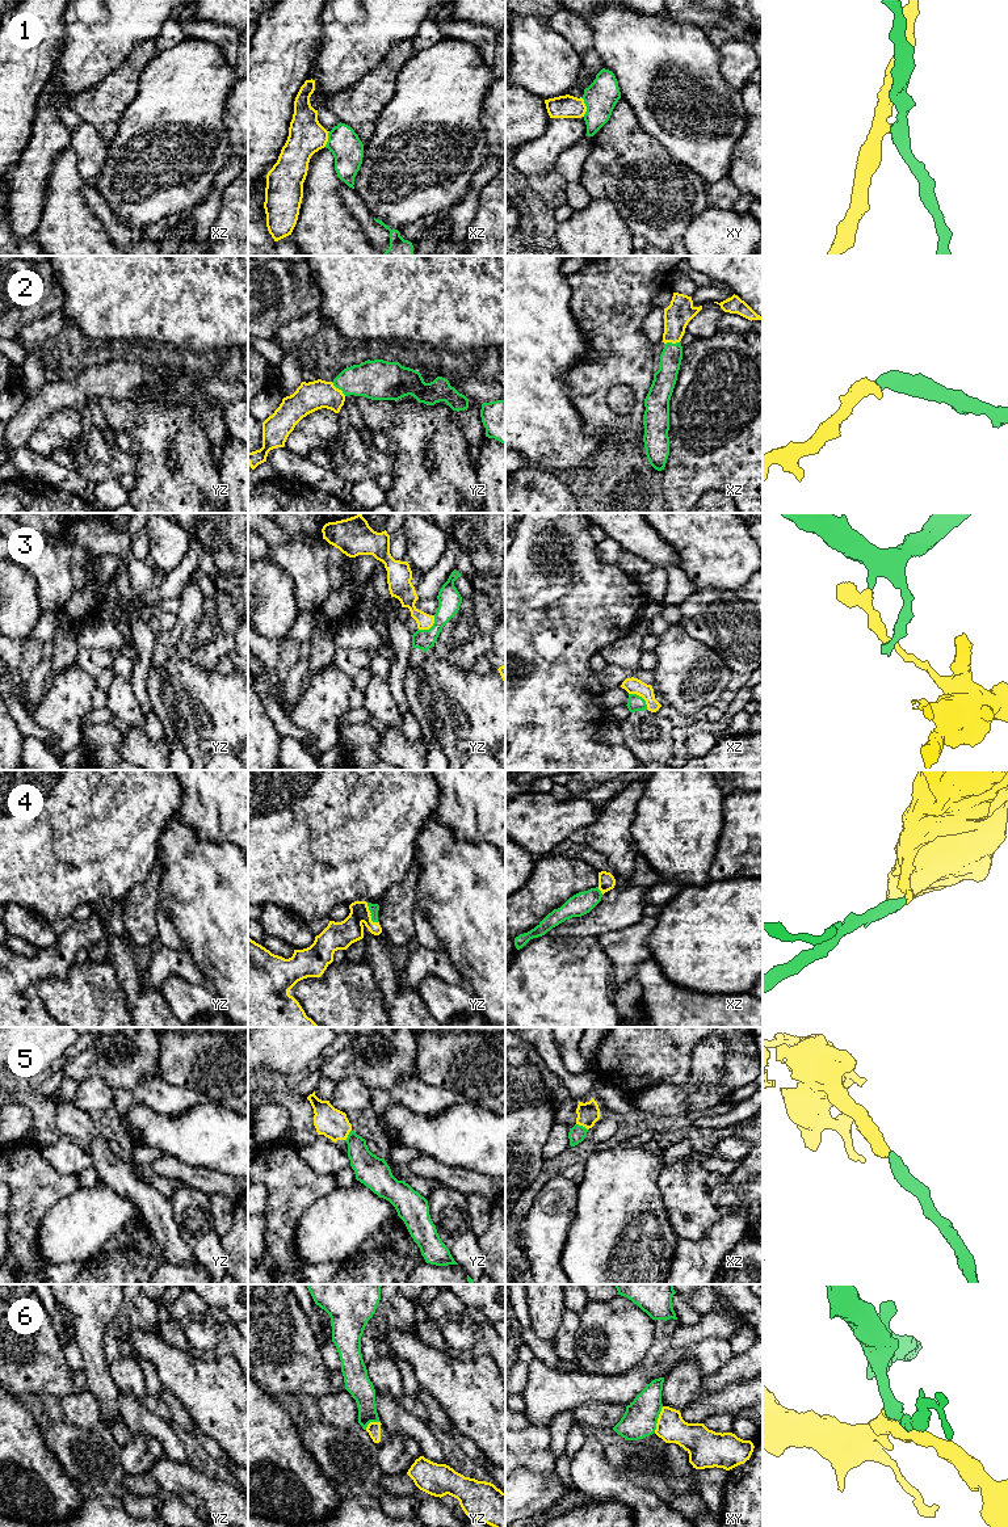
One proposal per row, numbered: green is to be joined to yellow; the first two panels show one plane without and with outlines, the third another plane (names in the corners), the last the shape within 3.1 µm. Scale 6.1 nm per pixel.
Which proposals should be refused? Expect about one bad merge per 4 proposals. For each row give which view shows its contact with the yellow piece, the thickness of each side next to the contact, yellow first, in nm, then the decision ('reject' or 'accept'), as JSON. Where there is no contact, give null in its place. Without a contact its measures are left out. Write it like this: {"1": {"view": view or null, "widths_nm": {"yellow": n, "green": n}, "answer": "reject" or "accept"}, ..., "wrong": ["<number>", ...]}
{"1": {"view": "xy", "widths_nm": {"yellow": 140, "green": 200}, "answer": "reject"}, "2": {"view": "yz", "widths_nm": {"yellow": 180, "green": 240}, "answer": "accept"}, "3": {"view": "xz", "widths_nm": {"yellow": 100, "green": 100}, "answer": "reject"}, "4": {"view": "yz", "widths_nm": {"yellow": 180, "green": 60}, "answer": "accept"}, "5": {"view": "xz", "widths_nm": {"yellow": 140, "green": 100}, "answer": "accept"}, "6": {"view": "xy", "widths_nm": {"yellow": 180, "green": 200}, "answer": "reject"}, "wrong": ["1", "3", "6"]}

